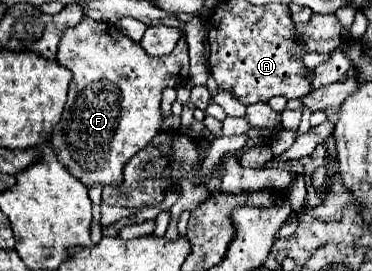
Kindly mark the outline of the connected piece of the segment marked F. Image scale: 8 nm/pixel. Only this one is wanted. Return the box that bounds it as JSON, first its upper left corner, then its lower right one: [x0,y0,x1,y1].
[51,17,189,187]

